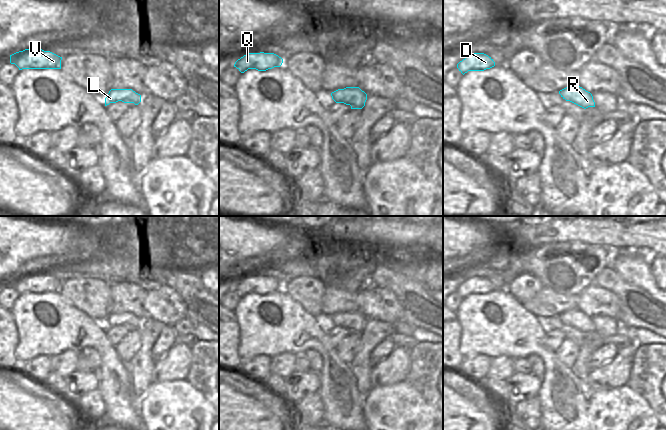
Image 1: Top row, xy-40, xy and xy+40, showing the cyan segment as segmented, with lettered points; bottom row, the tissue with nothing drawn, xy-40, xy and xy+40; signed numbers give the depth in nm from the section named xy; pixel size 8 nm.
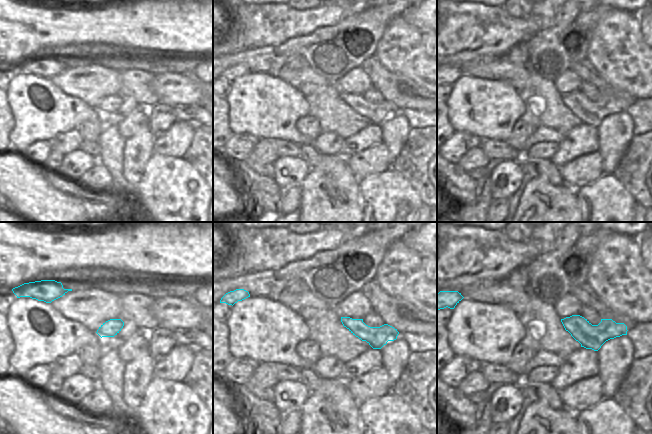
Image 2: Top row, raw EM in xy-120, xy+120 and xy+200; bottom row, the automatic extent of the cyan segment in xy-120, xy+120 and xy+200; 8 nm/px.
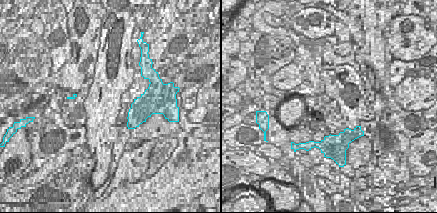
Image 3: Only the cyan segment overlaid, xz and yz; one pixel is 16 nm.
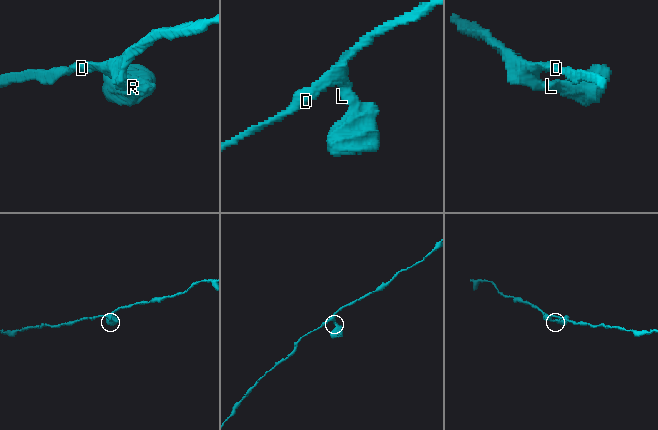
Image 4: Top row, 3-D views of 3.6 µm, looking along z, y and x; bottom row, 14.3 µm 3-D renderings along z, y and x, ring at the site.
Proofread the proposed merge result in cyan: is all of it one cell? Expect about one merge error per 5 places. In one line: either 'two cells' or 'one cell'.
one cell

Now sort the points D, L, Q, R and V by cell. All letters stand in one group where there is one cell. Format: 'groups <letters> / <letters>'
groups D L Q R V

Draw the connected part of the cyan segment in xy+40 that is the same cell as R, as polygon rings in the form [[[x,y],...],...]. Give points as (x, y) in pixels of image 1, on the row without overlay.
[[[578,309],[566,311],[560,314],[559,318],[566,325],[570,325],[584,333],[595,331],[592,318]]]

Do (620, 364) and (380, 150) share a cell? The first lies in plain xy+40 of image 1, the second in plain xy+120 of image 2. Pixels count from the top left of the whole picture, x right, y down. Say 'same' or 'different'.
same

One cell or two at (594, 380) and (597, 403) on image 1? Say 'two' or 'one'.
two

